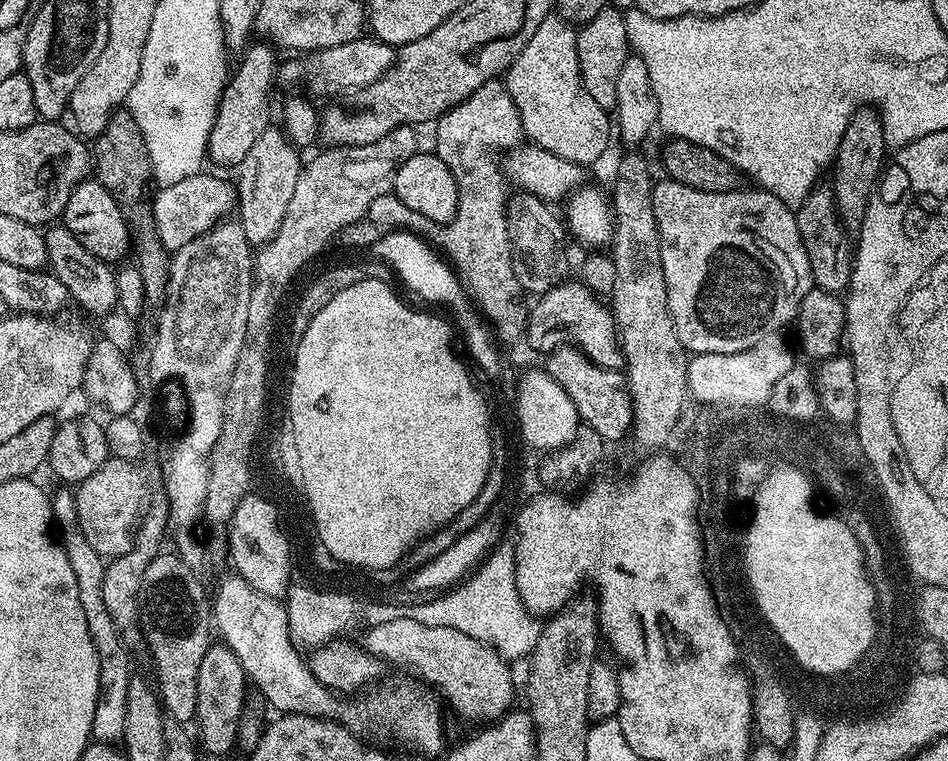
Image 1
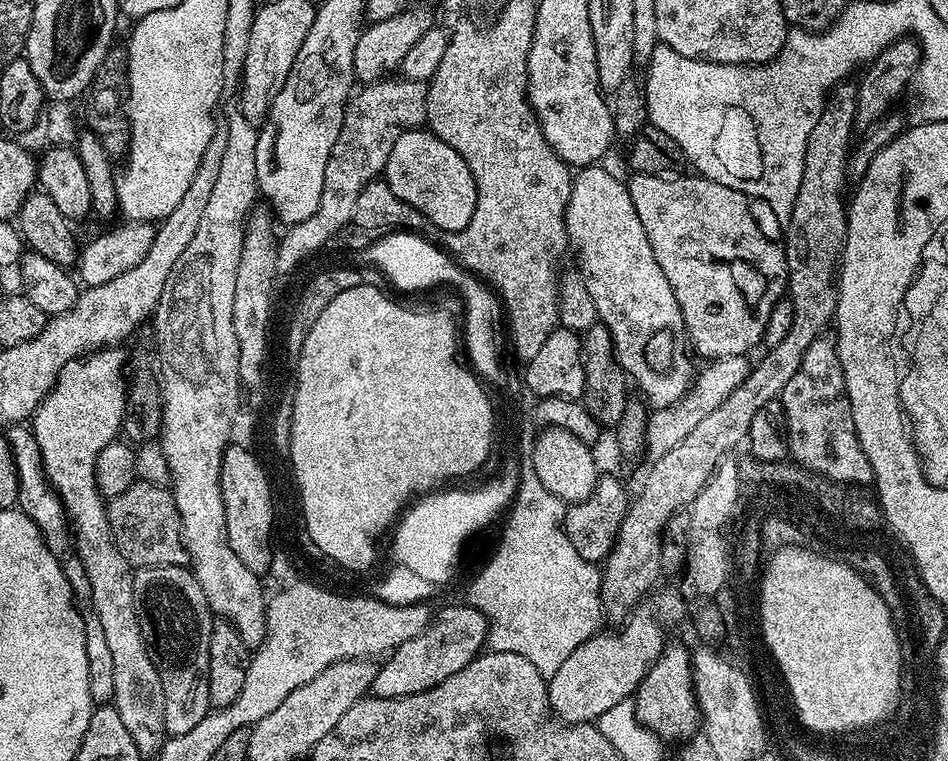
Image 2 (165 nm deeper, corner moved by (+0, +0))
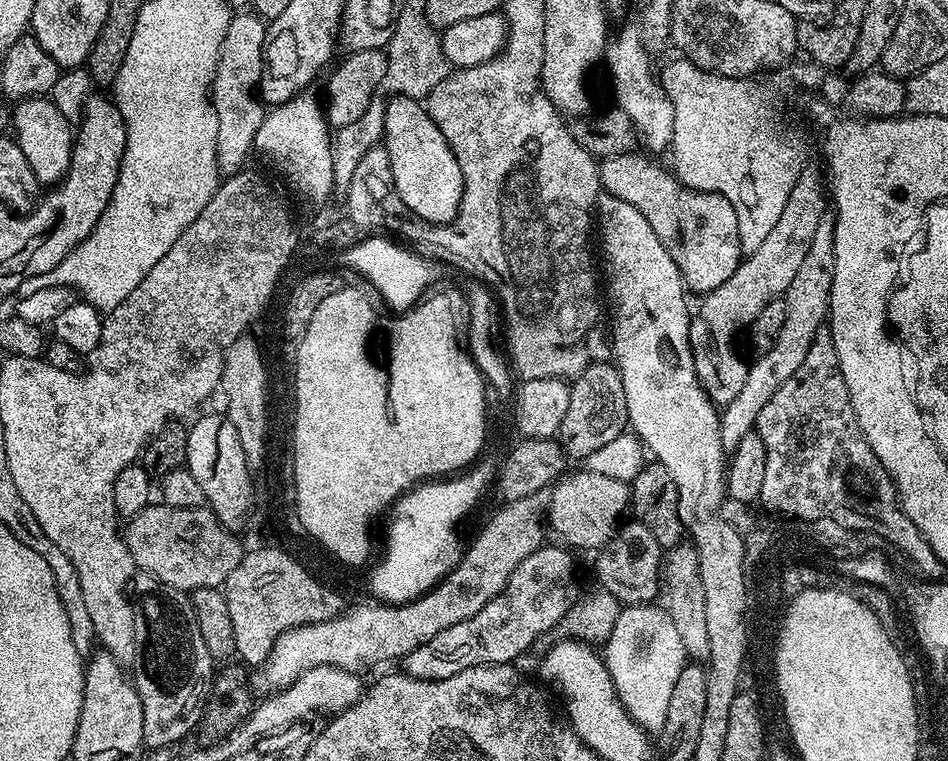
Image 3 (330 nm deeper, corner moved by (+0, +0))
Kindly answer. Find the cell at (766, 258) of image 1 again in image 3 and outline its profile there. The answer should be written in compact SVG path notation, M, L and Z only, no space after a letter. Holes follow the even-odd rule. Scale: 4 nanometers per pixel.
M627 152L621 156L609 156L599 165L600 186L607 195L614 198L622 198L622 202L630 202L650 222L650 230L658 234L662 246L672 255L678 270L682 274L685 285L699 294L712 292L730 274L736 272L742 259L740 247L740 235L738 234L738 218L734 214L734 206L726 198L722 198L717 192L695 192L681 184L671 171L668 172L660 164L655 164L647 155L640 156L636 152Z

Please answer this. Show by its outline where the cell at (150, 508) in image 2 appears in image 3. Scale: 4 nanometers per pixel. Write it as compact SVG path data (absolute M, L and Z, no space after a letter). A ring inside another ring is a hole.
M163 502L149 503L147 508L127 521L122 535L130 550L130 558L134 558L137 569L143 575L152 576L166 586L174 586L189 594L199 588L220 588L226 578L230 578L230 570L238 566L245 553L245 549L240 548L239 542L236 541L237 533L225 528L224 523L207 506L175 508Z

